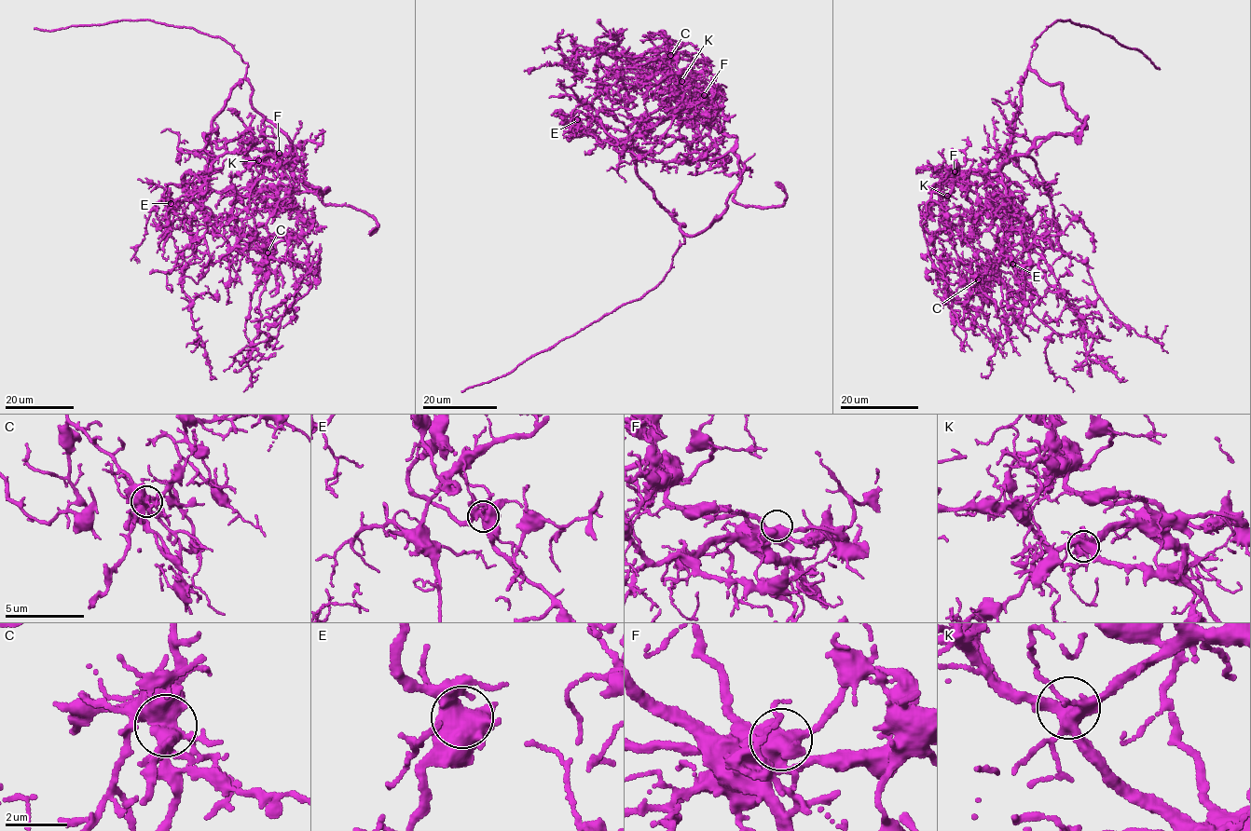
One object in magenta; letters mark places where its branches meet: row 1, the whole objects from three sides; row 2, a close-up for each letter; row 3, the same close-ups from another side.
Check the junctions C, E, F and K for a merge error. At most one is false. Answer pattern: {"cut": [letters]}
{"cut": ["C"]}

